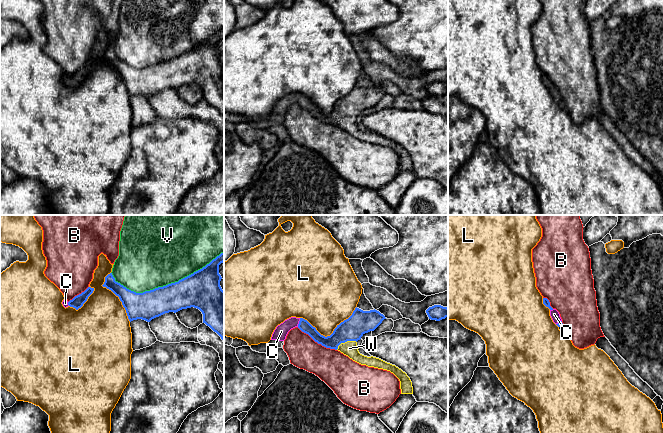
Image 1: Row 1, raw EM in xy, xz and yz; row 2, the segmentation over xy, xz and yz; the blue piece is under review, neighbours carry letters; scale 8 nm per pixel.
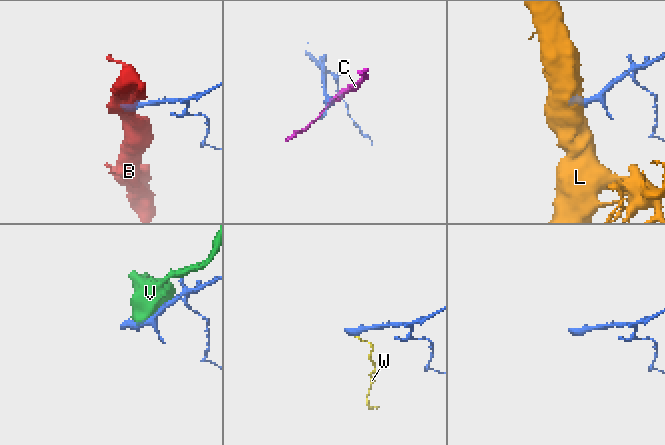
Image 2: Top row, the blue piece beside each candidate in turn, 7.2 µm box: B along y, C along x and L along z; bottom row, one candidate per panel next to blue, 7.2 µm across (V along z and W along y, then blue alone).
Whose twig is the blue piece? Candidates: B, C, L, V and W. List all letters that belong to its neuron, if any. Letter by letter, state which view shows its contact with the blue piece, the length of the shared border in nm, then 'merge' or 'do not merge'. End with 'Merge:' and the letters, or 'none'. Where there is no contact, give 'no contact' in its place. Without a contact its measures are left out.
B: xz | 380 nm | do not merge
C: xz | 80 nm | merge
L: xz | 460 nm | do not merge
V: xy | 900 nm | do not merge
W: xz | 180 nm | merge
Merge: C, W

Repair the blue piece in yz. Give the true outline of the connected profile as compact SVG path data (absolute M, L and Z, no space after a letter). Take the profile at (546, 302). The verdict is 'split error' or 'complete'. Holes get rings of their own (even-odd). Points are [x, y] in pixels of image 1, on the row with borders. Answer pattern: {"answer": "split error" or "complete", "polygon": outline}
{"answer": "split error", "polygon": "M543 298L543 304L548 307L550 309L550 316L553 320L553 322L558 326L560 327L563 323L562 323L562 319L560 317L560 314L559 312L556 310L556 309L553 309L551 306L550 306L550 302L547 298Z"}

